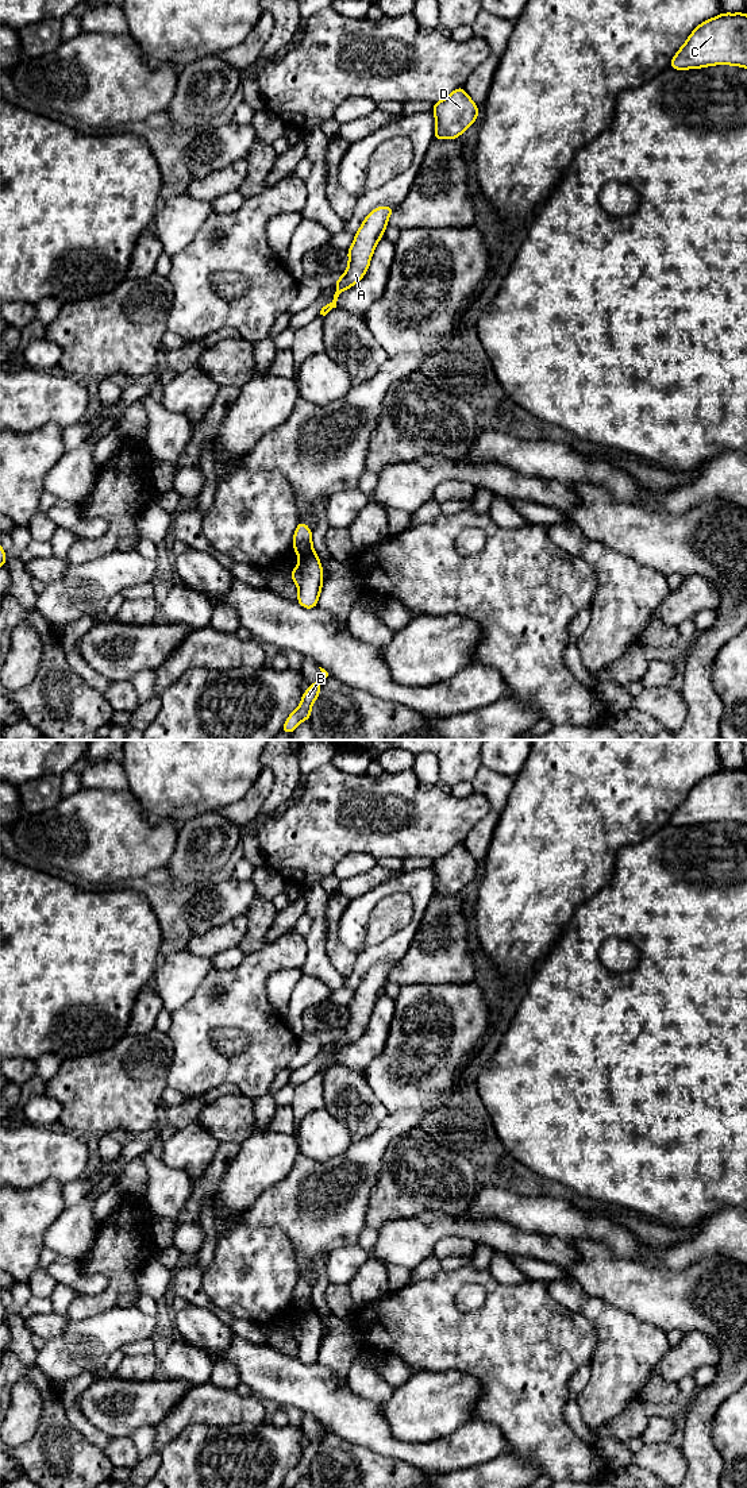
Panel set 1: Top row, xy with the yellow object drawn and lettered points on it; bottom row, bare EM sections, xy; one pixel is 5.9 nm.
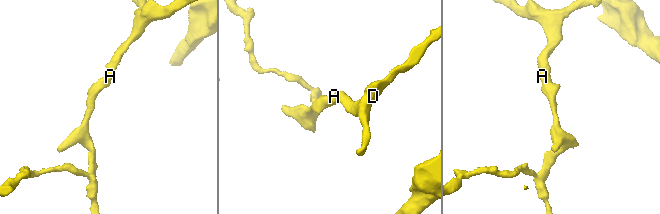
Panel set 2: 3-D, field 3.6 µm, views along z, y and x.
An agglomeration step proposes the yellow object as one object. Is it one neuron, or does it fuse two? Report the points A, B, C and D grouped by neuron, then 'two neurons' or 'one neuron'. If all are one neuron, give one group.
A D / B C | two neurons

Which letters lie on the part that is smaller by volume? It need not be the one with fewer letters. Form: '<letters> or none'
A, D

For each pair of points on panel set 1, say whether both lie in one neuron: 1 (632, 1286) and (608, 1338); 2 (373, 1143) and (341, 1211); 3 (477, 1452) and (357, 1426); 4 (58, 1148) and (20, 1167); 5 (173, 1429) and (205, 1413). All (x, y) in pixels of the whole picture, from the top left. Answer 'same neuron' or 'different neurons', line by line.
1: different neurons
2: same neuron
3: same neuron
4: same neuron
5: same neuron

